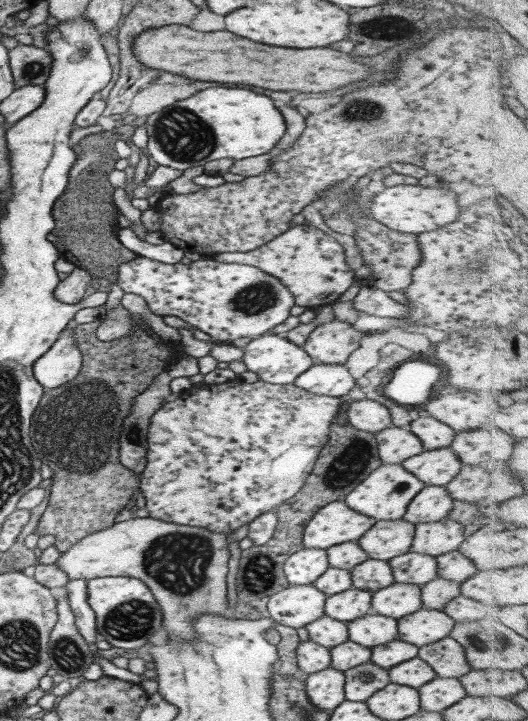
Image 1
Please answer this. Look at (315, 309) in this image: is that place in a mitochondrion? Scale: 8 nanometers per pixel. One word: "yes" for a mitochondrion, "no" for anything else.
no

